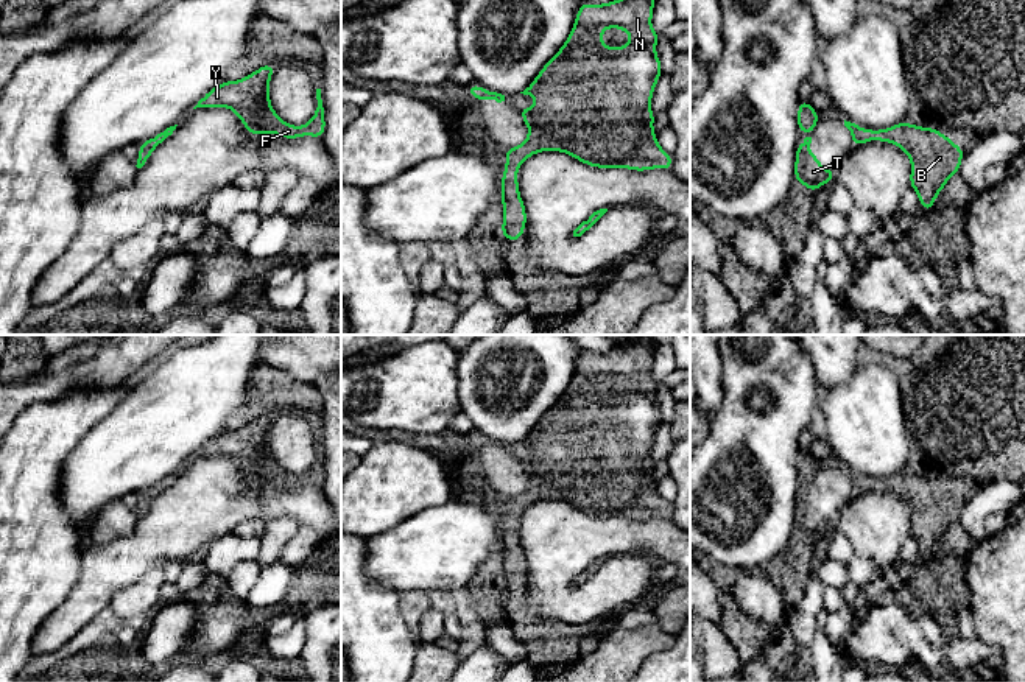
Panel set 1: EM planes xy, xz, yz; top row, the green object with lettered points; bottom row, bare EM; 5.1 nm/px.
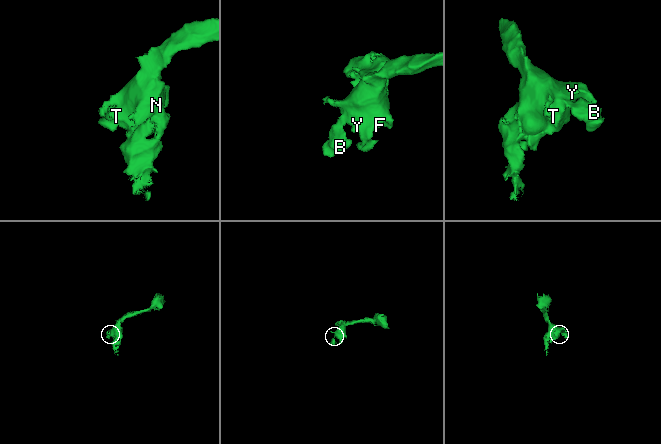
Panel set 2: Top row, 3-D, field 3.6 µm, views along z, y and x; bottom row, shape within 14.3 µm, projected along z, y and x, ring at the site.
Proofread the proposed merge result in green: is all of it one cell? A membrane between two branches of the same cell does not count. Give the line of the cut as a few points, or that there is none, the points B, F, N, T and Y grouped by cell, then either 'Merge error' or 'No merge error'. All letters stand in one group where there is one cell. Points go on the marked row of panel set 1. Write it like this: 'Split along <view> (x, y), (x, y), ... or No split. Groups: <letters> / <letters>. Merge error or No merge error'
No split. Groups: B F N T Y. No merge error

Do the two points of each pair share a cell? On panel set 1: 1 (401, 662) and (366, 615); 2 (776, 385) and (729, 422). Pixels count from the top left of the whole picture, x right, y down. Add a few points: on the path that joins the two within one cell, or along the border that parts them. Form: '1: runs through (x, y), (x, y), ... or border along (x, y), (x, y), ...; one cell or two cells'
1: runs through (390, 651), (368, 626); one cell
2: runs through (760, 382), (753, 382), (737, 397), (737, 407); one cell

